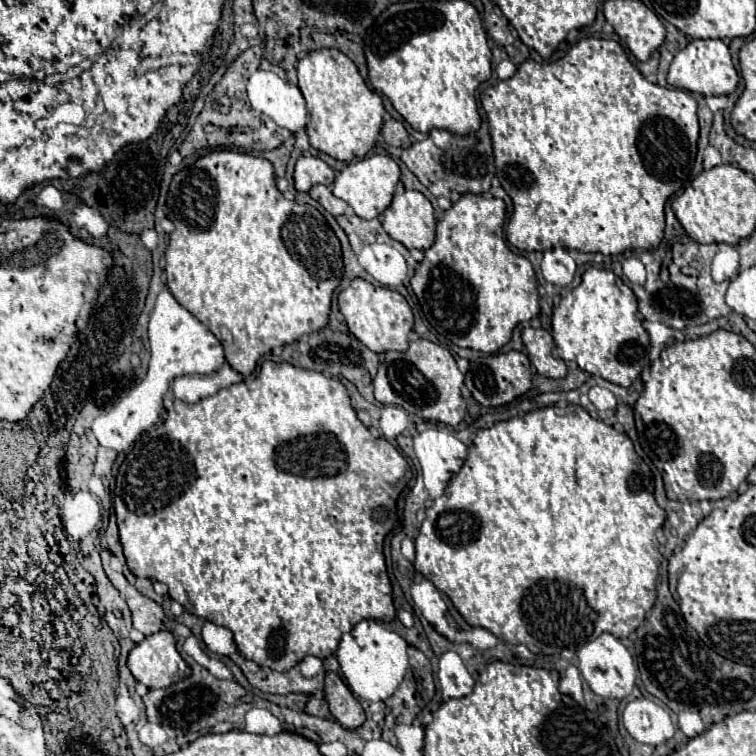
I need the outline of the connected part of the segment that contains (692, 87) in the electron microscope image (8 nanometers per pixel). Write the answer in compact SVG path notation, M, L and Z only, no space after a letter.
M691 40L683 50L679 50L669 66L667 82L675 88L689 90L703 96L731 94L739 84L739 74L733 66L729 48L723 40Z

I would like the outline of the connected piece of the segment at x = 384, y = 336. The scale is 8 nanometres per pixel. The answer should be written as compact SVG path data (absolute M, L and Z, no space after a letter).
M355 278L345 290L339 292L337 302L339 302L341 314L345 316L349 332L369 350L377 354L393 352L393 350L395 352L407 350L409 332L413 330L413 312L407 300L399 292Z

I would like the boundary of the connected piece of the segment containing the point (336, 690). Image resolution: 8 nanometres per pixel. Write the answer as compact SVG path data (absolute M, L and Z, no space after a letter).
M335 672L325 674L325 700L333 718L347 730L357 730L365 722L365 712L343 680Z

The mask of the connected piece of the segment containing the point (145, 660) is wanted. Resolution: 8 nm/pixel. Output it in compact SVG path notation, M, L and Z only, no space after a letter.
M167 630L155 632L139 642L129 652L127 668L147 688L169 688L187 672L187 664L175 648L175 638Z

